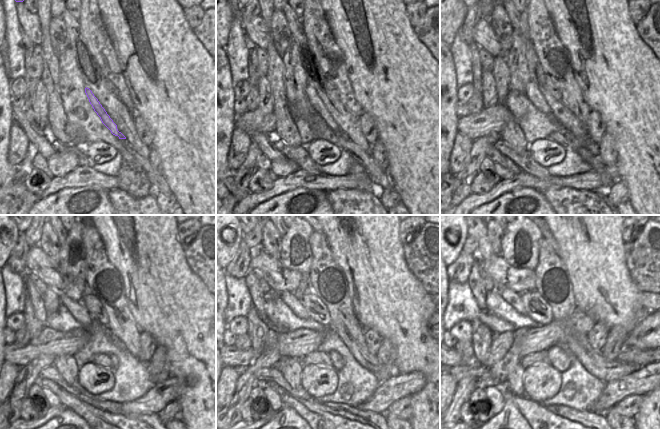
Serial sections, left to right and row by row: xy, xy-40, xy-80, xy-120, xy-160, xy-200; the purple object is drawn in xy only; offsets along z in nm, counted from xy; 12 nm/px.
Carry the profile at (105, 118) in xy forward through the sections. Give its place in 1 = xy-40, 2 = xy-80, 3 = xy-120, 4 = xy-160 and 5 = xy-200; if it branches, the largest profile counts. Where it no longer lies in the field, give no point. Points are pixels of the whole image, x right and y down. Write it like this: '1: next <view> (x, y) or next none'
1: next xy-40 (313, 98)
2: next xy-80 (532, 92)
3: next xy-120 (77, 310)
4: next xy-160 (288, 298)
5: next xy-200 (511, 297)

